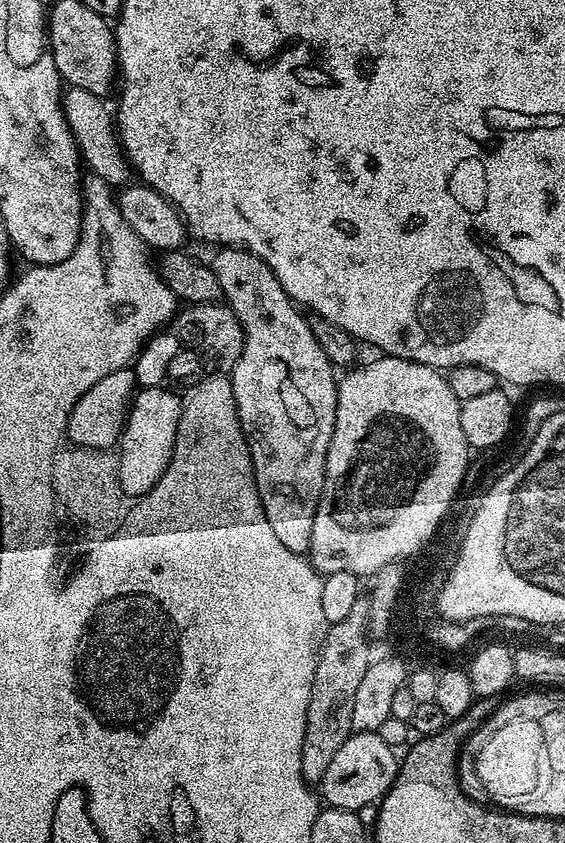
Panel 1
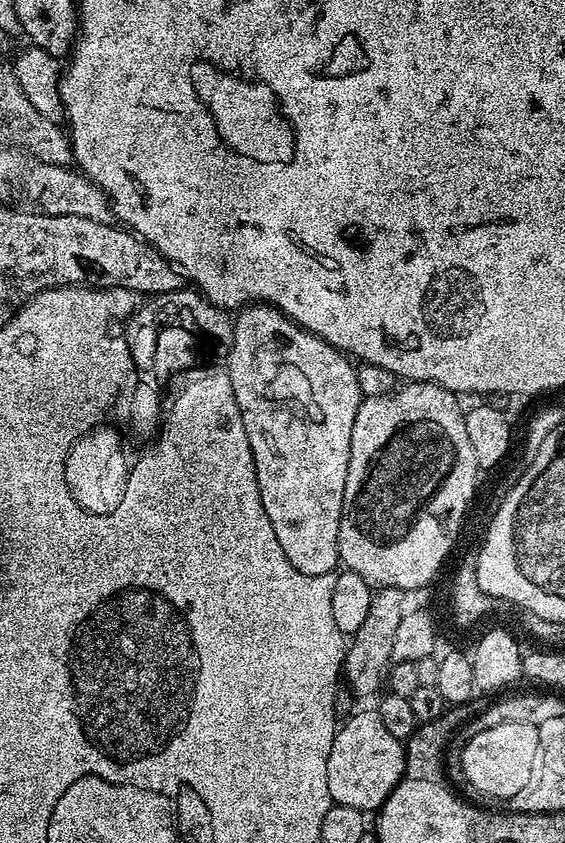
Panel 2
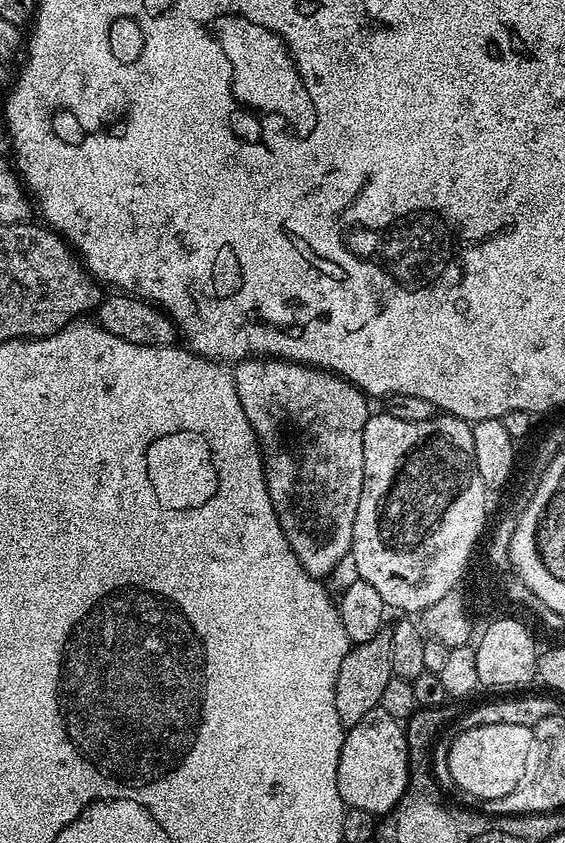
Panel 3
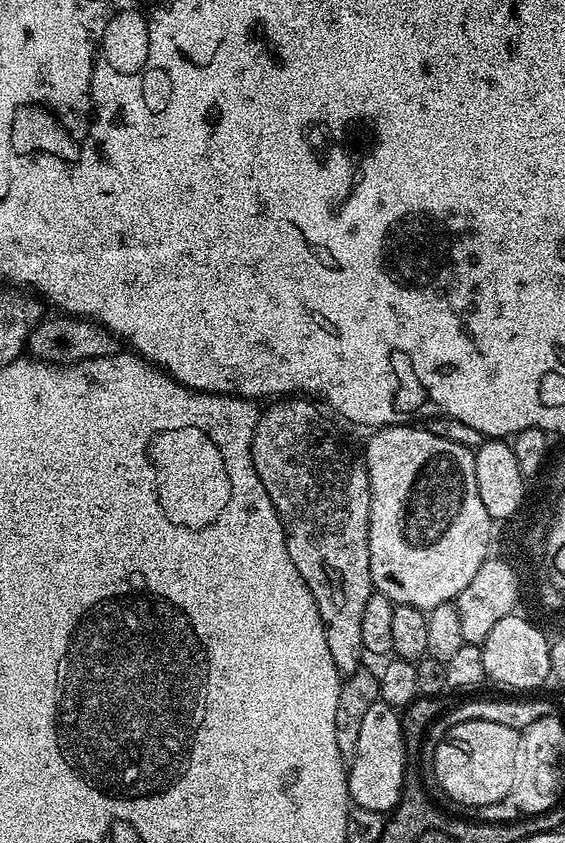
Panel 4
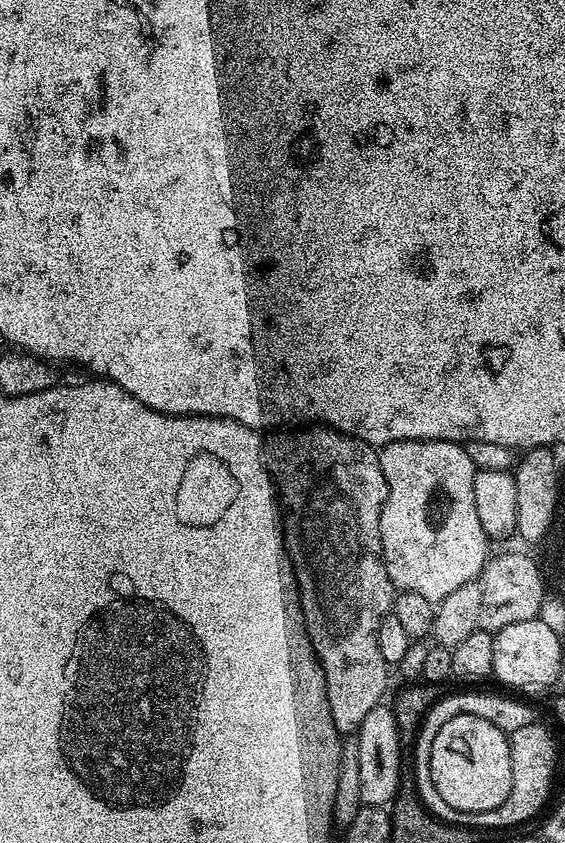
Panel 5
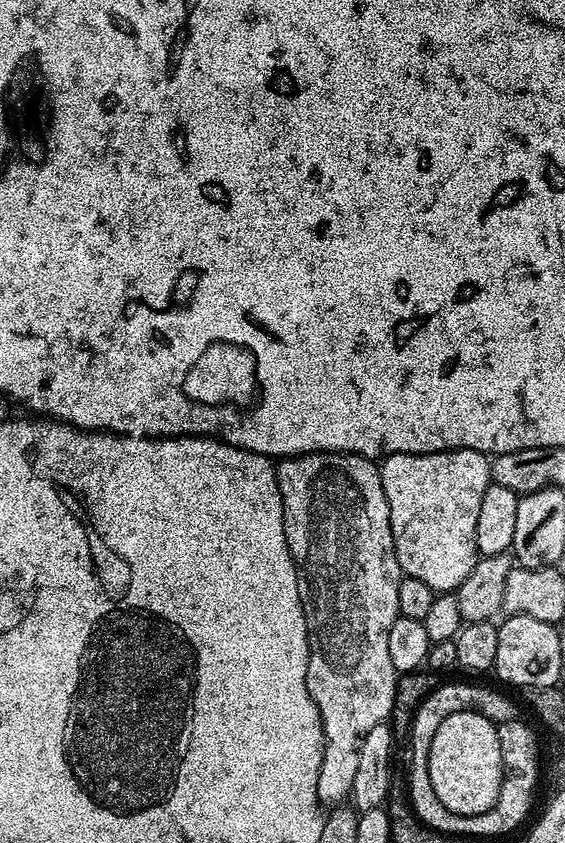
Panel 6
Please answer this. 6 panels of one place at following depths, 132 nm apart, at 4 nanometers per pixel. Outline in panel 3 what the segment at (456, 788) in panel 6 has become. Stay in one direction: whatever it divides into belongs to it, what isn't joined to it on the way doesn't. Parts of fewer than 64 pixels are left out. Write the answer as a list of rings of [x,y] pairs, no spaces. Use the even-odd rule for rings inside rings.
[[[483,724],[476,729],[466,730],[458,734],[452,741],[449,750],[449,772],[452,783],[458,789],[476,796],[477,801],[502,798],[518,786],[522,778],[522,770],[526,770],[526,754],[530,754],[532,730],[526,724]]]

